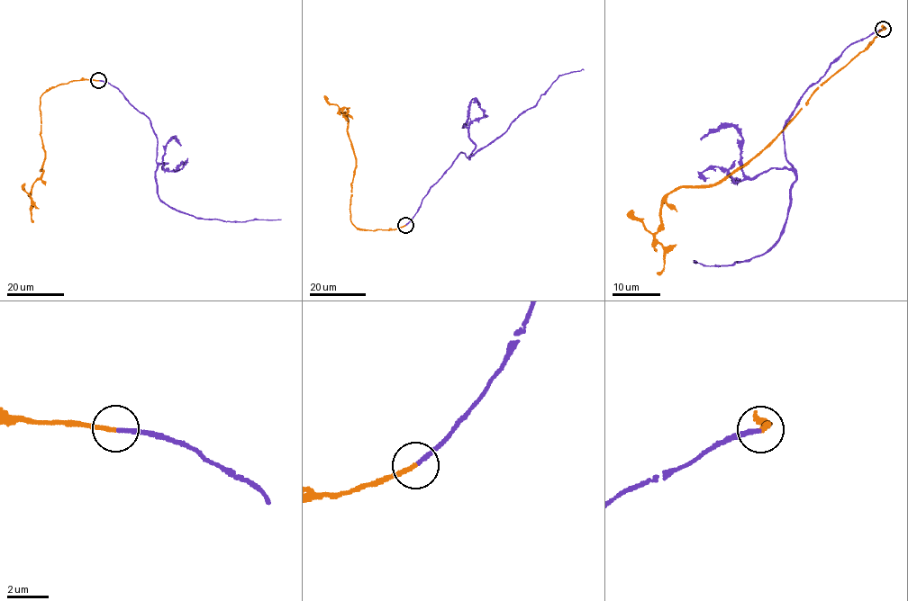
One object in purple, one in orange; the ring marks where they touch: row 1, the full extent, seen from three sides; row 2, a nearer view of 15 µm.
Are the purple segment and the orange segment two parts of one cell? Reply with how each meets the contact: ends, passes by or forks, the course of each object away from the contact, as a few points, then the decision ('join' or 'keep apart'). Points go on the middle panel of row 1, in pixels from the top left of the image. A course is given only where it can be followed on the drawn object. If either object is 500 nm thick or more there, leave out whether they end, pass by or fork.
purple ends | orange ends | purple via (405, 225), (431, 186), (460, 152), (469, 158), (532, 108), (561, 75), (583, 70) | orange via (405, 225), (359, 229), (351, 222), (356, 162), (348, 119), (339, 112), (349, 110) | join

